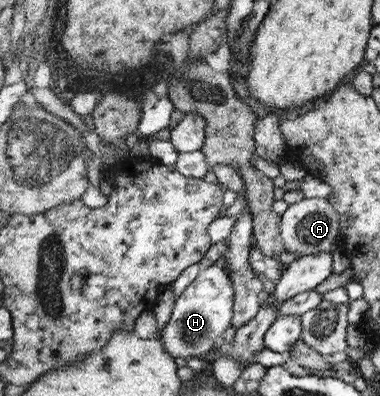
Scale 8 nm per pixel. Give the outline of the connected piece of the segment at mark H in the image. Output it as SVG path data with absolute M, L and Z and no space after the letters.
M206 265L173 303L169 323L158 332L165 350L174 358L189 359L215 349L215 339L232 325L235 317L235 288L221 265Z

